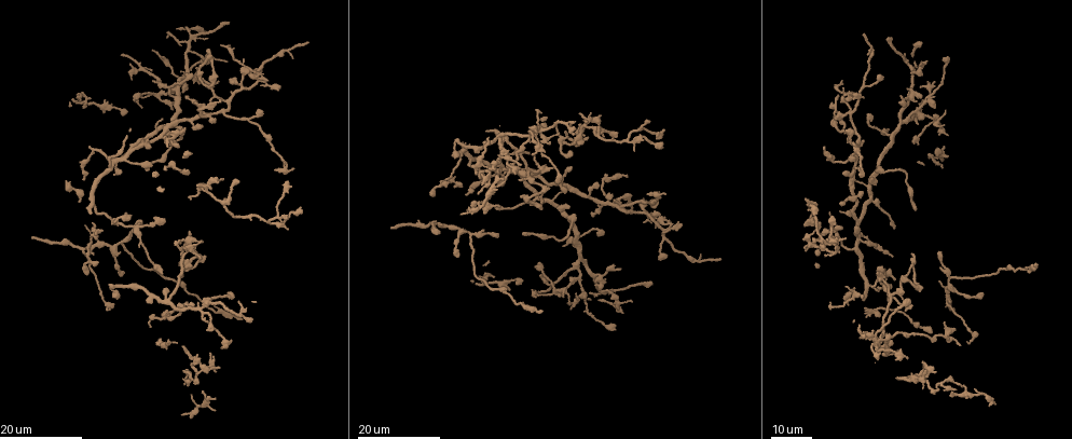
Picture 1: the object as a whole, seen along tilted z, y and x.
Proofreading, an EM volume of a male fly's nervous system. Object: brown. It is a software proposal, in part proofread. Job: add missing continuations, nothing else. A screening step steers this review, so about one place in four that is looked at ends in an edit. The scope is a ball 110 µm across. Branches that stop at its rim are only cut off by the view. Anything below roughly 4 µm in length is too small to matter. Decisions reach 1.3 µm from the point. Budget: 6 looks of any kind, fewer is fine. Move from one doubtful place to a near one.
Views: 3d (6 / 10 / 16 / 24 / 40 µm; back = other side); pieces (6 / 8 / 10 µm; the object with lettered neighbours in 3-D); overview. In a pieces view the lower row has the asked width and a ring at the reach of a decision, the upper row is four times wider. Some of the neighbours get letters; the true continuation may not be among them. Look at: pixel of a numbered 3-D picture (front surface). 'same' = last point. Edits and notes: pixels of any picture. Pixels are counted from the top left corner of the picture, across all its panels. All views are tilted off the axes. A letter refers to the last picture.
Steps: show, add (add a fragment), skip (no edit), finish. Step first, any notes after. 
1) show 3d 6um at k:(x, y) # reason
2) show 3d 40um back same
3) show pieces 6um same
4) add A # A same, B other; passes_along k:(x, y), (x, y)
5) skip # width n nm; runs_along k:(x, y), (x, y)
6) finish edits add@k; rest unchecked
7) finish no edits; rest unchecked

show 3d 16um at 1:(153, 166) # free end

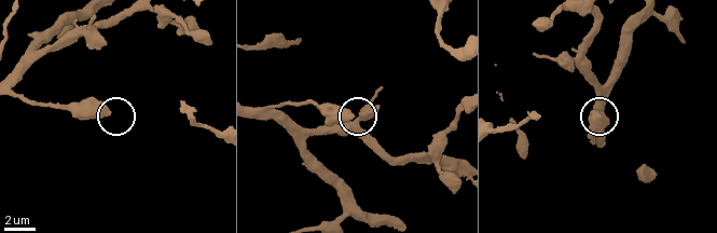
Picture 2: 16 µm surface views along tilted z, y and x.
show pieces 6um at 2:(351, 117) # what lies round it

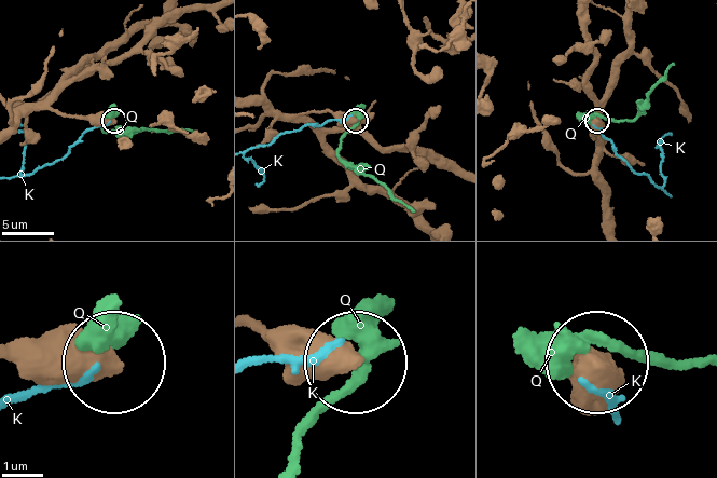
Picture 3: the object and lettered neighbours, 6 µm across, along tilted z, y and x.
skip # width 520 nm; K other, Q other; runs_along 3:(17, 346), (108, 358); none of them fits

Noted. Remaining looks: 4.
show 3d 16um at 1:(233, 215) # free end

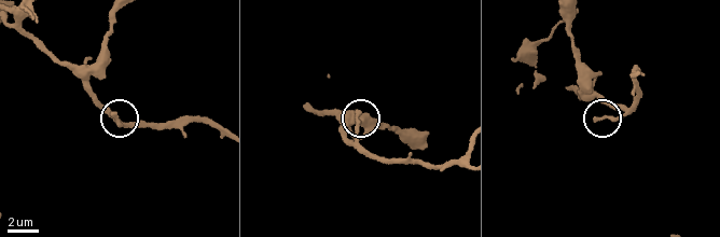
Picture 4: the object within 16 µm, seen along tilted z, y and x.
show pieces 10um at 4:(360, 110)

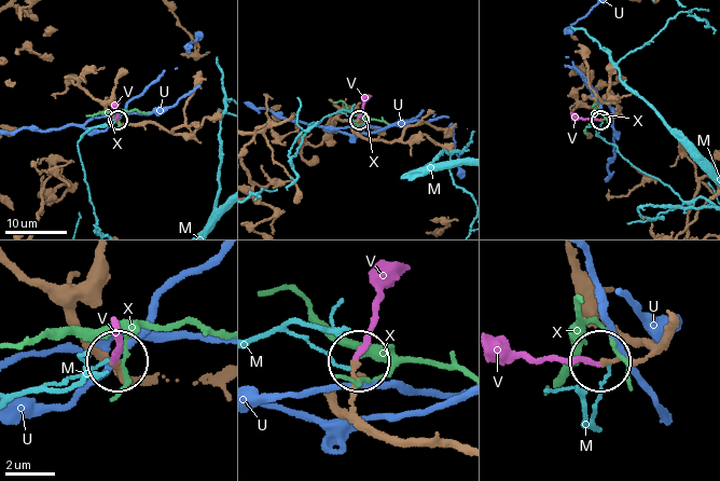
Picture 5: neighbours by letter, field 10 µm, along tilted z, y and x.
add V # M other, U other, V same, X other; the cell continues

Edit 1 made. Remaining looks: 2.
show 3d 16um at 1:(860, 191) # branch stops here

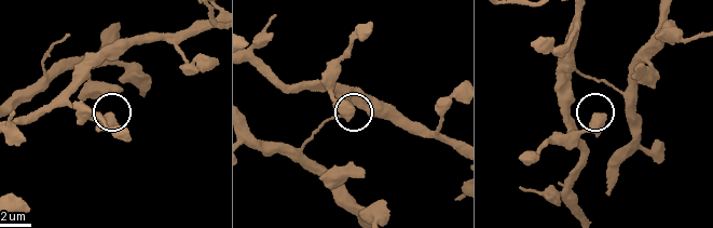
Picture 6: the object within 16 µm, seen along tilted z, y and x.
show pieces 8um at 6:(346, 116)

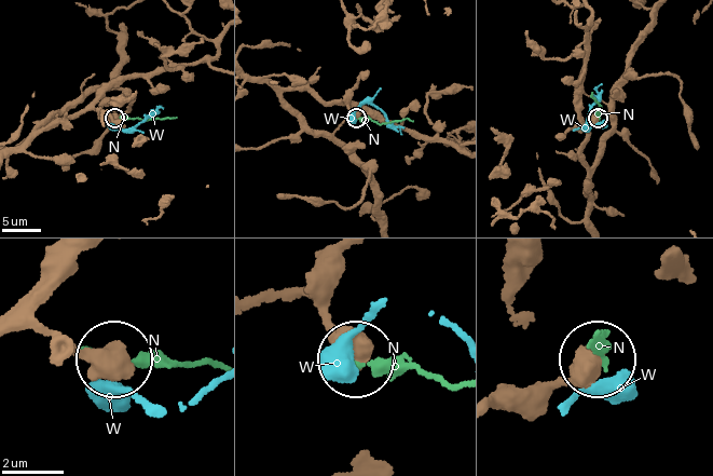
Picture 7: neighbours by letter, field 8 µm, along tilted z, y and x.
skip # N other, W other; runs_along 7:(546, 386), (598, 359); none of them fits

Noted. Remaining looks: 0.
finish edits add@5; rest unchecked

